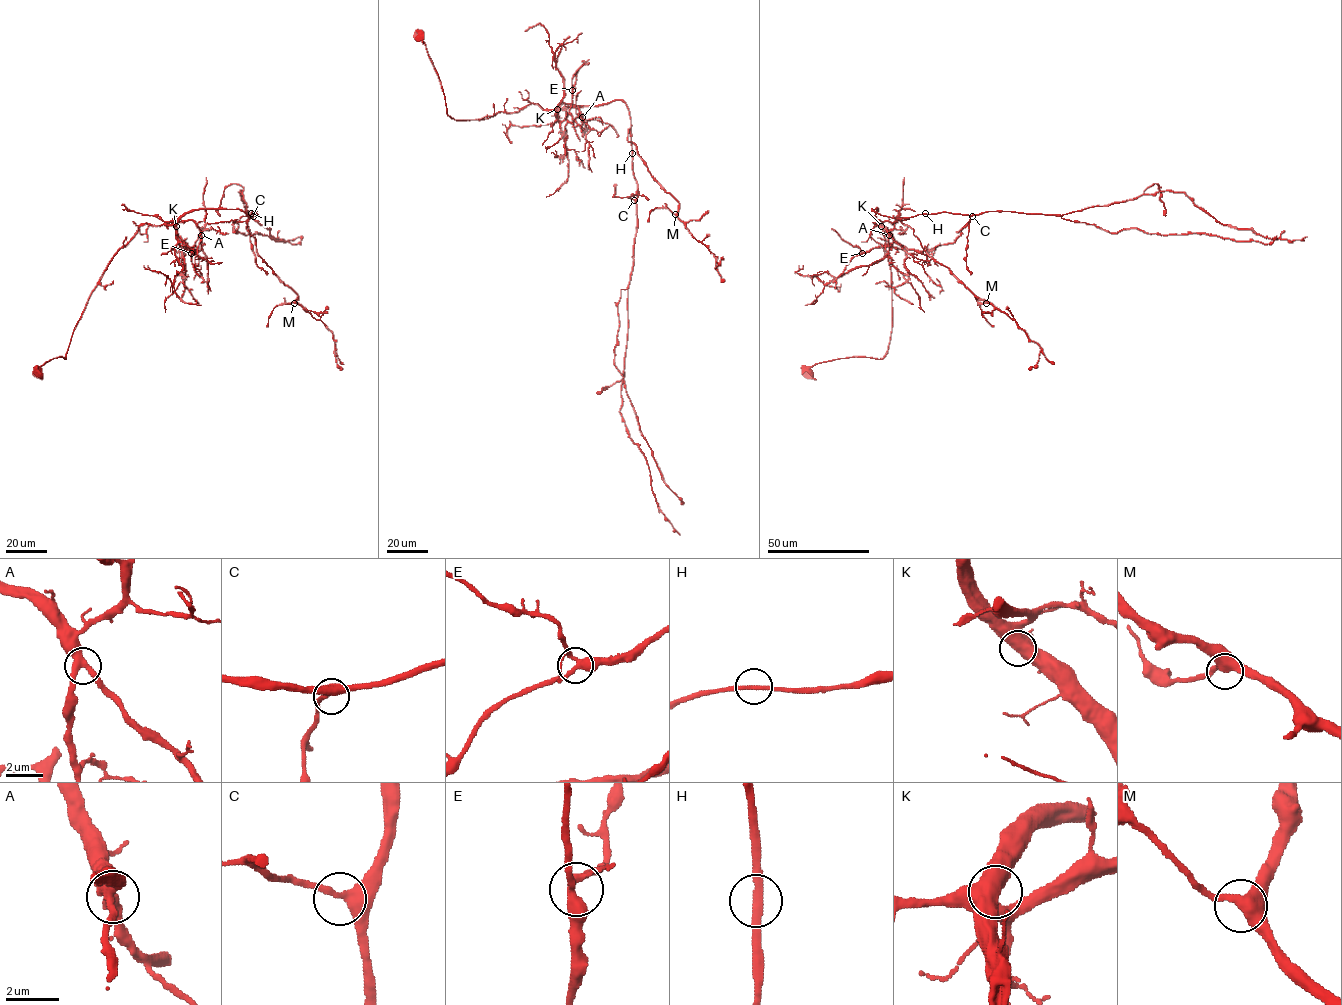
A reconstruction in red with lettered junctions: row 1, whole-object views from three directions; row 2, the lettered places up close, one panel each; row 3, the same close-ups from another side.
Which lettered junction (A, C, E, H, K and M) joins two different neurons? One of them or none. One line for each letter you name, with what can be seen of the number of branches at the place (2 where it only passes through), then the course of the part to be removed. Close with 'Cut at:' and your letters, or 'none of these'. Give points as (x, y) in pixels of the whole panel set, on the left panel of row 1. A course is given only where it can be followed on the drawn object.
Cut at: none of these

